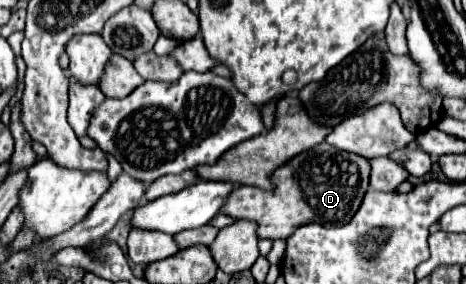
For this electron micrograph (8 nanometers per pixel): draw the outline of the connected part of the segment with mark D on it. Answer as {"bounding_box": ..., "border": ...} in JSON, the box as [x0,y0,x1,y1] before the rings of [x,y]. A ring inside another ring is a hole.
{"bounding_box":[222,142,370,240],"border":[[[326,142],[314,146],[288,160],[272,174],[276,190],[266,192],[256,186],[238,186],[222,212],[236,220],[252,220],[258,224],[258,236],[268,240],[286,240],[302,224],[318,222],[326,228],[344,226],[354,218],[362,204],[362,196],[370,182],[370,160],[352,152],[338,150]]]}

